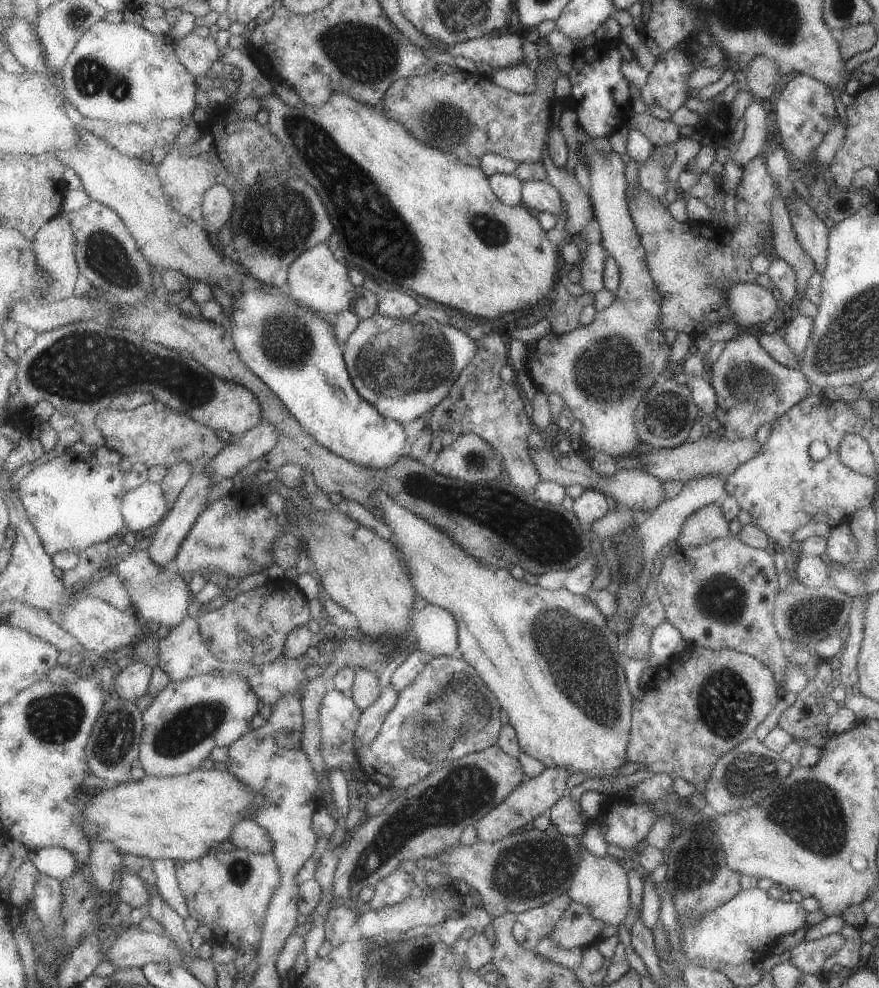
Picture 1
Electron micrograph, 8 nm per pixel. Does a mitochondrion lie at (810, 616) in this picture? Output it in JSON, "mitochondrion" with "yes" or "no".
{"mitochondrion":"yes"}

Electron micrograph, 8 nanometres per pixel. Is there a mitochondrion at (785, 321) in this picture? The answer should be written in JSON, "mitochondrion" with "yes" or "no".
{"mitochondrion":"no"}

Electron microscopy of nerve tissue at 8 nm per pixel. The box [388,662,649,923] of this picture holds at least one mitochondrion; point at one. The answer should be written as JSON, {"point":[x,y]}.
{"point":[432,729]}

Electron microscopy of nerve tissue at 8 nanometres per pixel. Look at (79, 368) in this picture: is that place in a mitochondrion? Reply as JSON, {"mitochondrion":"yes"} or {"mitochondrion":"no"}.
{"mitochondrion":"yes"}

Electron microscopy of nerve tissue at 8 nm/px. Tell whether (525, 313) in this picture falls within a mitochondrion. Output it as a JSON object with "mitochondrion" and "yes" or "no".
{"mitochondrion":"no"}

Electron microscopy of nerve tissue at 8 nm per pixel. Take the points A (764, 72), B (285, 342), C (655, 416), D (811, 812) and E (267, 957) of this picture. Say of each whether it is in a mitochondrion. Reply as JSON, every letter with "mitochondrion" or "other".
{"A":"mitochondrion","B":"mitochondrion","C":"mitochondrion","D":"mitochondrion","E":"other"}

